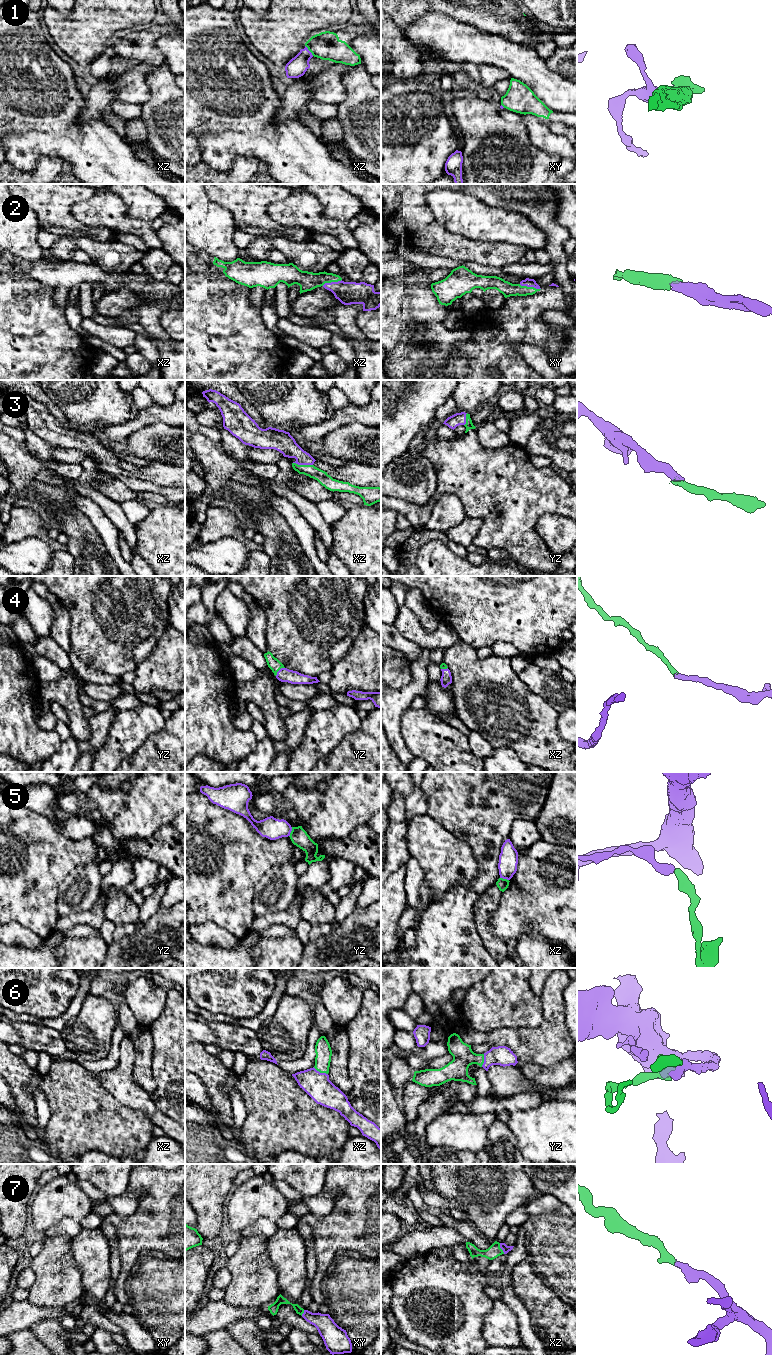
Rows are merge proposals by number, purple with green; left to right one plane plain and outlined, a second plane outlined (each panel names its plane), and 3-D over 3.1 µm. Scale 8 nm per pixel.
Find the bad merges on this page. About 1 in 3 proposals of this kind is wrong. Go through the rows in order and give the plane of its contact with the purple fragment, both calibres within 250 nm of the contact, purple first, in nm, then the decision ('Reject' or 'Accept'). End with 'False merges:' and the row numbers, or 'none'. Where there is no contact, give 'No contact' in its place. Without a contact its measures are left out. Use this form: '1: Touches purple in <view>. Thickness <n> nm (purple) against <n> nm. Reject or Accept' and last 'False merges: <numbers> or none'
1: Touches purple in xz. Thickness 160 nm (purple) against 220 nm. Reject
2: Touches purple in xy. Thickness 70 nm (purple) against 120 nm. Accept
3: Touches purple in xz. Thickness 170 nm (purple) against 100 nm. Accept
4: Touches purple in yz. Thickness 110 nm (purple) against 100 nm. Accept
5: Touches purple in yz. Thickness 170 nm (purple) against 140 nm. Reject
6: Touches purple in xz. Thickness 220 nm (purple) against 130 nm. Accept
7: Touches purple in xz. Thickness 60 nm (purple) against 100 nm. Accept
False merges: 1, 5

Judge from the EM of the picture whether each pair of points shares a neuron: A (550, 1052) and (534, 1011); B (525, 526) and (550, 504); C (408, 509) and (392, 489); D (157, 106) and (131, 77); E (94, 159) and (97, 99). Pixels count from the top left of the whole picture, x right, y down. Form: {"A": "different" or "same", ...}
{"A": "different", "B": "same", "C": "different", "D": "different", "E": "different"}

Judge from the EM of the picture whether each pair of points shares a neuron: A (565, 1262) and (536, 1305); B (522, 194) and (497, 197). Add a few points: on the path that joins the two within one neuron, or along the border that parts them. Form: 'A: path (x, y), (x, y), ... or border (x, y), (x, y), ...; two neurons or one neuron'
A: border (533, 1269), (541, 1280), (565, 1303); two neurons
B: path (516, 194), (503, 194); one neuron

